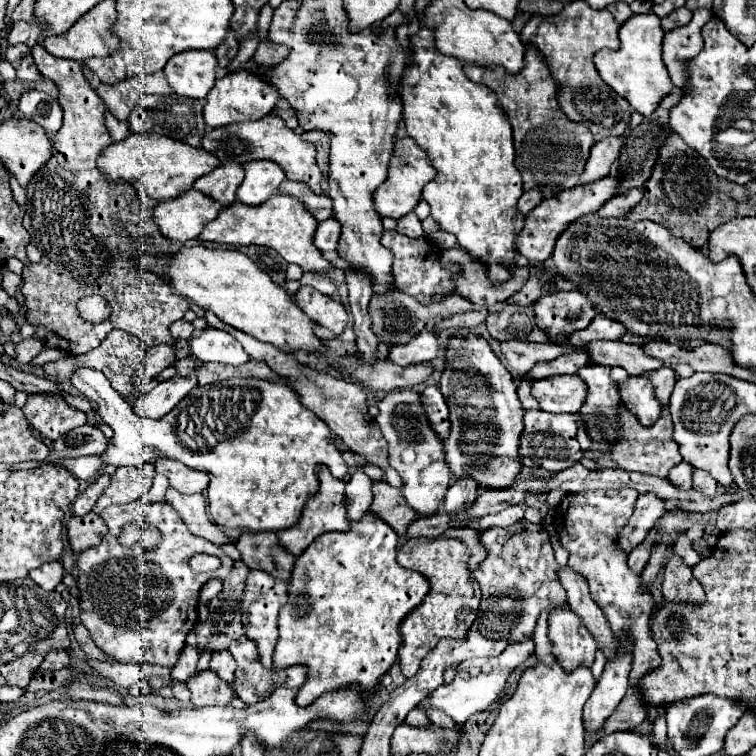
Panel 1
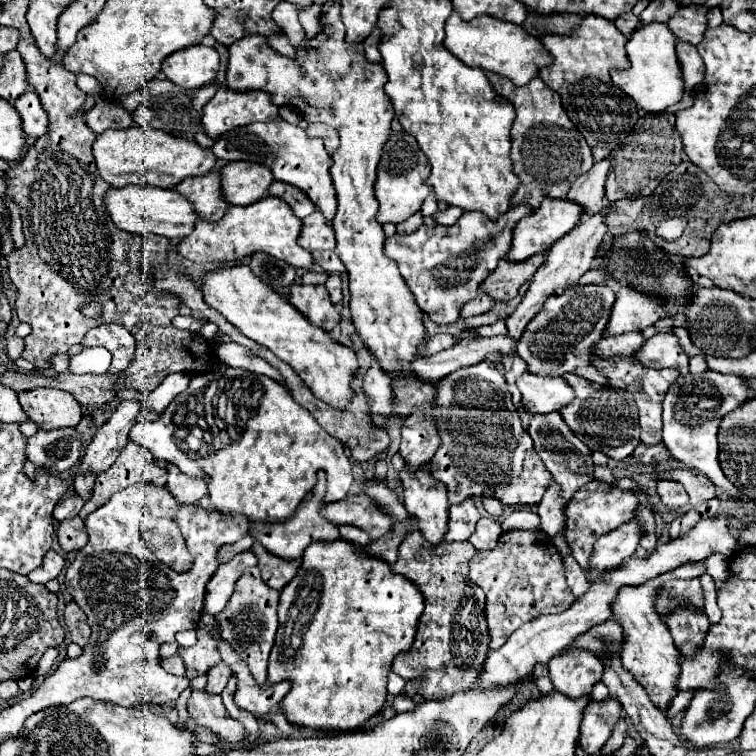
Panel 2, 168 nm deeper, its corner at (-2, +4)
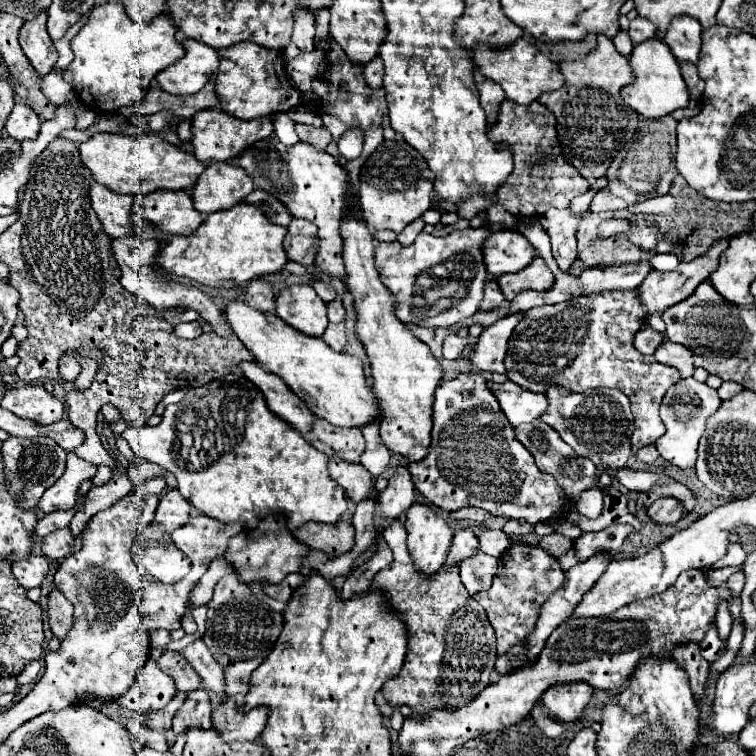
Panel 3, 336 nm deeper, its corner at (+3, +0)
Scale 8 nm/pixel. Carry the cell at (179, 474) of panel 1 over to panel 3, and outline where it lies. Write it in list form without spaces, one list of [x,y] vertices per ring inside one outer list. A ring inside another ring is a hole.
[[[170,489],[168,495],[164,495],[158,503],[156,523],[176,529],[176,527],[184,527],[188,519],[190,519],[190,503],[176,489]]]

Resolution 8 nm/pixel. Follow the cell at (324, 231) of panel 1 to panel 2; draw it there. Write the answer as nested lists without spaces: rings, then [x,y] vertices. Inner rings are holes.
[[[315,211],[313,215],[303,219],[303,229],[301,229],[299,245],[305,247],[307,251],[335,249],[333,227],[327,223],[327,219],[321,215],[321,211]]]

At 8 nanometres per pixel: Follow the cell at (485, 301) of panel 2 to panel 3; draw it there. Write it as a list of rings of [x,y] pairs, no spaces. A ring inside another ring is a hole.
[[[488,281],[488,283],[484,285],[484,299],[482,299],[482,303],[480,303],[480,309],[484,309],[484,311],[496,309],[496,307],[500,307],[504,301],[506,301],[506,299],[504,299],[498,283],[496,283],[496,281]]]

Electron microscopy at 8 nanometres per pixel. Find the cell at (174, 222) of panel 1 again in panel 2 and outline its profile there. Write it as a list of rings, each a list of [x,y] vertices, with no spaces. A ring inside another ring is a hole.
[[[127,185],[121,189],[111,189],[105,195],[107,209],[111,213],[113,223],[123,231],[133,231],[143,237],[151,233],[163,235],[167,239],[183,239],[193,231],[193,223],[197,221],[197,211],[193,211],[193,203],[183,195],[177,195],[173,189],[157,189],[157,187],[141,187],[141,185]]]

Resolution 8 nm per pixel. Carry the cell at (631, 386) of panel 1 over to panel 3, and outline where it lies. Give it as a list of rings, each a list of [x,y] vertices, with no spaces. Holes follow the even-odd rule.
[[[638,289],[586,293],[564,303],[534,307],[522,315],[508,341],[504,359],[508,381],[532,393],[544,393],[552,385],[572,393],[598,387],[620,389],[630,399],[634,413],[632,451],[654,445],[664,433],[664,423],[658,415],[662,397],[672,383],[680,381],[680,373],[634,349],[634,335],[644,327],[646,315],[648,311],[640,303]]]

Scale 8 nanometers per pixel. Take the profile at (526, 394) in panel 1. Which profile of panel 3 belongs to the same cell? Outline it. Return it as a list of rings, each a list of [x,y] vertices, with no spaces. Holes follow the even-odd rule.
[[[508,315],[498,319],[494,325],[486,327],[480,335],[478,345],[470,353],[470,363],[478,367],[480,371],[494,371],[504,375],[504,355],[506,355],[506,345],[508,339],[518,325],[522,315]]]

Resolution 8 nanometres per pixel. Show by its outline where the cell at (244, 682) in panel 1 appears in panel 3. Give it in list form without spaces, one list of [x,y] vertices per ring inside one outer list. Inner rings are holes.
[[[226,701],[212,711],[212,727],[220,733],[224,743],[256,741],[266,727],[266,719],[266,707],[242,713],[234,701]]]

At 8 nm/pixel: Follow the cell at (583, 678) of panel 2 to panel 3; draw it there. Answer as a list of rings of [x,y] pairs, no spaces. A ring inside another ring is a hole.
[[[570,683],[552,687],[544,693],[542,705],[550,711],[550,715],[558,721],[572,723],[578,721],[584,707],[592,697],[592,687],[586,683]]]

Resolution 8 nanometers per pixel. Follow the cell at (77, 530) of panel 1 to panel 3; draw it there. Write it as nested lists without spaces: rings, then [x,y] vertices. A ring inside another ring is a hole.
[[[68,527],[56,529],[42,539],[42,553],[54,561],[66,559],[72,553],[72,547],[74,547],[74,537],[70,535]]]

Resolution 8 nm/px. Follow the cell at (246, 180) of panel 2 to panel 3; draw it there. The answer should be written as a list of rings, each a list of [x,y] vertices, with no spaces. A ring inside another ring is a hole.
[[[210,163],[196,181],[190,197],[198,213],[210,215],[238,205],[252,191],[254,183],[246,171],[230,163]]]

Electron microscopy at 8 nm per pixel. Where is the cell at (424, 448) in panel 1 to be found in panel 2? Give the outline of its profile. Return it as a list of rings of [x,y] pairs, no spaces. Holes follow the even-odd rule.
[[[403,467],[399,477],[403,483],[403,505],[419,519],[423,537],[433,545],[441,543],[447,533],[449,519],[449,499],[445,495],[445,487],[429,475],[429,467],[425,467],[425,471],[417,471],[417,475],[409,475],[409,469]]]

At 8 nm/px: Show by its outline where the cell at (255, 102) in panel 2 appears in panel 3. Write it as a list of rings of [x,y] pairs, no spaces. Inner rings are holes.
[[[204,109],[204,111],[198,111],[192,119],[192,145],[194,145],[194,155],[200,163],[210,163],[210,161],[228,163],[236,159],[238,151],[244,151],[244,147],[250,147],[252,143],[270,137],[272,133],[274,133],[274,127],[268,117],[242,121],[218,109]]]

